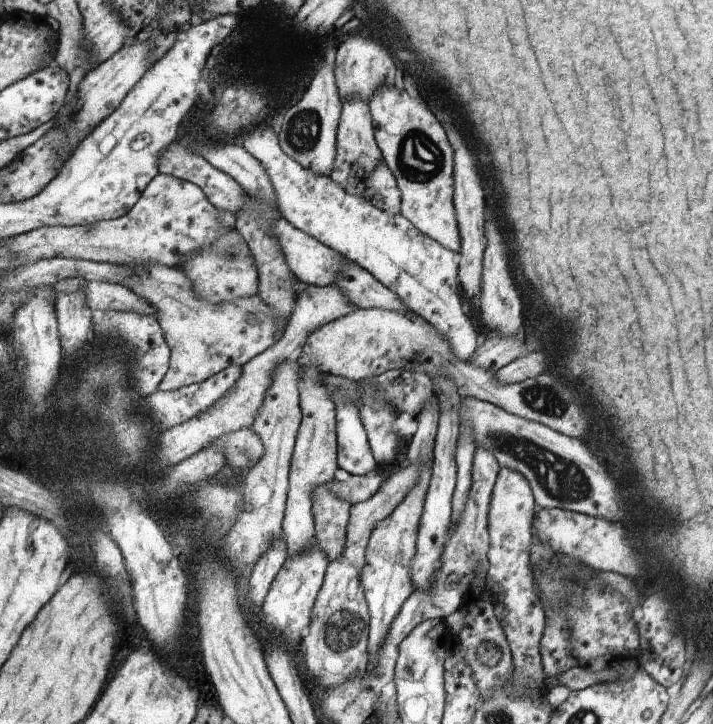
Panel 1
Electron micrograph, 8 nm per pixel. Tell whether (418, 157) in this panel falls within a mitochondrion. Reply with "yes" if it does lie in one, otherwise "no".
yes

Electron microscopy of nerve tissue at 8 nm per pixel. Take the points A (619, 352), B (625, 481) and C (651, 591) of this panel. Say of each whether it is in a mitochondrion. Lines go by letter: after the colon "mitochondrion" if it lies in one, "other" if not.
A: other
B: other
C: other

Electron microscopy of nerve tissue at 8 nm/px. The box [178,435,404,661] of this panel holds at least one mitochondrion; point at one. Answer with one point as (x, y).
(342, 631)

